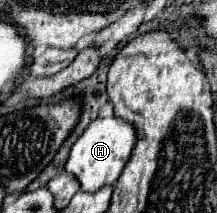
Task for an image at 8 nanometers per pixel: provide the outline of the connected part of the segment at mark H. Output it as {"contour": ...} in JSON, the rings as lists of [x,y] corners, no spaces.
{"contour":[[[115,115],[97,117],[87,125],[87,129],[71,147],[65,171],[77,177],[83,191],[97,191],[103,185],[113,185],[119,179],[119,173],[123,171],[123,165],[127,165],[133,147],[135,147],[135,127],[129,121],[123,121],[121,117]]]}

